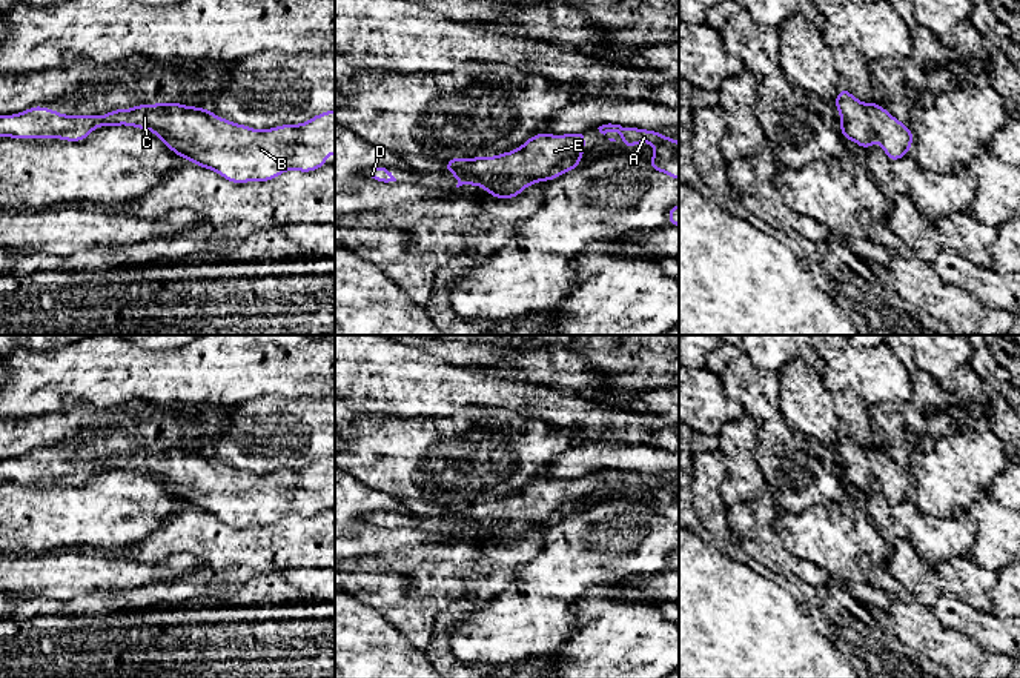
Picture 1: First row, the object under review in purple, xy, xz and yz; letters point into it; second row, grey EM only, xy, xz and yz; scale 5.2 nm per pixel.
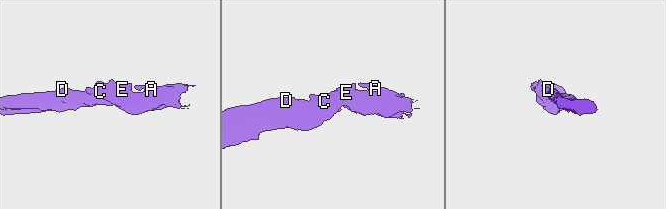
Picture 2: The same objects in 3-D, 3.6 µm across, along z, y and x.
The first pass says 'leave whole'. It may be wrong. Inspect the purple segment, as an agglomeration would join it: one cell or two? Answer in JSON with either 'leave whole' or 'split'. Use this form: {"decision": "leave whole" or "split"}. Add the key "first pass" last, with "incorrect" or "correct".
{"decision": "leave whole", "first pass": "correct"}

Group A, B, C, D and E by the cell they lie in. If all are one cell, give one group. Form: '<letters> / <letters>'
A B C D E

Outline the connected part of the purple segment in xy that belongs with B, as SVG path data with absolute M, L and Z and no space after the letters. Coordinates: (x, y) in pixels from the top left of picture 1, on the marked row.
M183 103L135 105L131 109L112 109L106 115L66 115L49 108L32 106L20 114L0 115L0 138L60 138L83 141L100 126L135 126L152 131L172 152L200 168L212 169L223 178L244 184L252 180L270 181L286 171L312 172L326 166L326 157L335 155L335 109L313 115L300 125L281 125L266 131L232 123L207 108Z

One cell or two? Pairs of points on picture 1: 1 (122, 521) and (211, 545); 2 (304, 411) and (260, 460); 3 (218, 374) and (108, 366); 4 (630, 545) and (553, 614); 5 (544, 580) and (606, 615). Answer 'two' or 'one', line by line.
1: two
2: one
3: one
4: one
5: two

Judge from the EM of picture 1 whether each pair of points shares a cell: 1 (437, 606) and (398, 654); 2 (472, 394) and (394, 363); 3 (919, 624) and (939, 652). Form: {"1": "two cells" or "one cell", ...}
{"1": "two cells", "2": "one cell", "3": "one cell"}

